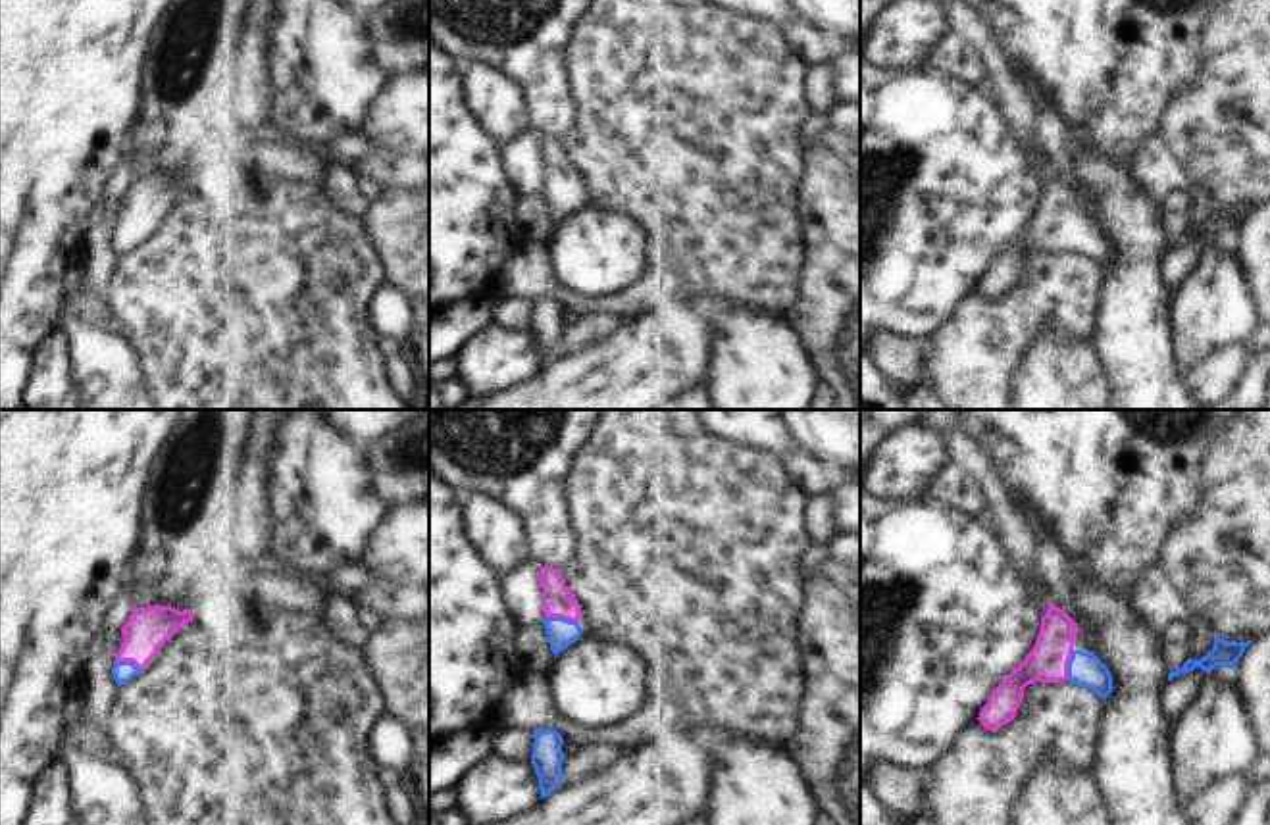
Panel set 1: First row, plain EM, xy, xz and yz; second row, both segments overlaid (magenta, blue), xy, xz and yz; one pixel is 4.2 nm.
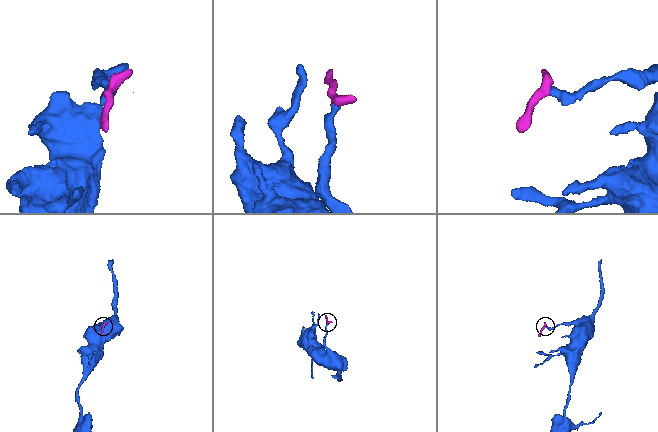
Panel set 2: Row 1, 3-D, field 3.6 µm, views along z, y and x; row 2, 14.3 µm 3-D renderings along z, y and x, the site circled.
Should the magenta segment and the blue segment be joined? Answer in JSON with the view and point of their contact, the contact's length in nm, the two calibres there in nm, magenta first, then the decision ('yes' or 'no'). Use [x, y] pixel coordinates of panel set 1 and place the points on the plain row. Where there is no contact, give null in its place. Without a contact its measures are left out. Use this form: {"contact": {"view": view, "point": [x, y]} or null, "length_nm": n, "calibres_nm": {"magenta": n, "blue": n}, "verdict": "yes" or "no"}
{"contact": {"view": "xz", "point": [562, 185]}, "length_nm": 140, "calibres_nm": {"magenta": 140, "blue": 120}, "verdict": "yes"}

